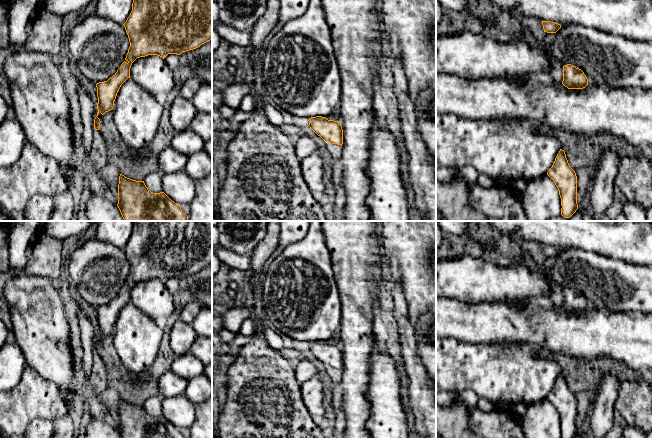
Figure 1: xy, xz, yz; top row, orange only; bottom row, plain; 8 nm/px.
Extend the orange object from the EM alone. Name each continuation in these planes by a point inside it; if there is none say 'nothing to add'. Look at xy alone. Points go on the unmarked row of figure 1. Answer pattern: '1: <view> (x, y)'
nothing to add

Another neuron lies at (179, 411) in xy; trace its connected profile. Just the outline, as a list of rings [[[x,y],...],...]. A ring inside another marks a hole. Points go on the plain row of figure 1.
[[[184,394],[162,399],[162,416],[179,429],[190,428],[196,417],[196,404]]]

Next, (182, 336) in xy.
[[[177,320],[170,332],[170,347],[176,356],[190,352],[197,334],[191,324]]]

